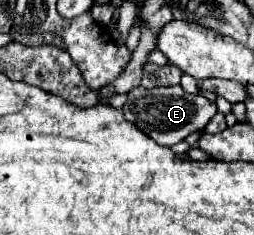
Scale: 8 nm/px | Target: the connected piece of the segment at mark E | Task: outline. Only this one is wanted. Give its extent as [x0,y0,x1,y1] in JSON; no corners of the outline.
[123,86,217,146]

